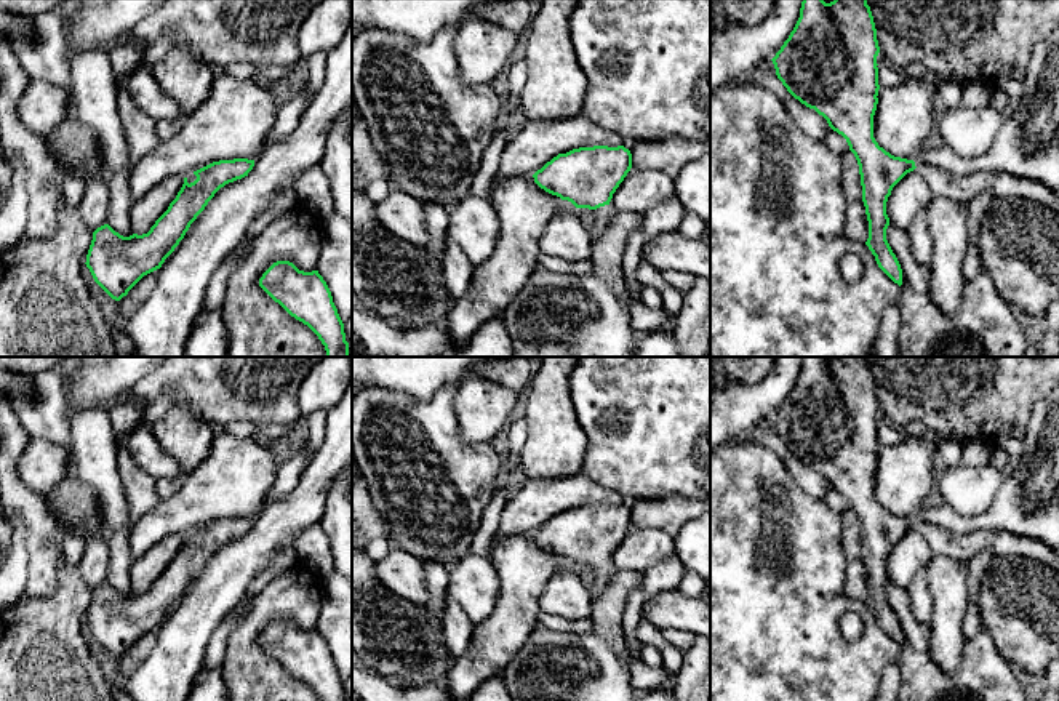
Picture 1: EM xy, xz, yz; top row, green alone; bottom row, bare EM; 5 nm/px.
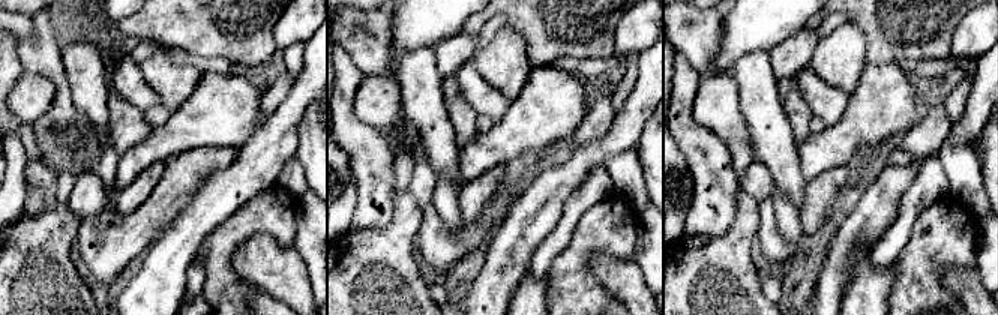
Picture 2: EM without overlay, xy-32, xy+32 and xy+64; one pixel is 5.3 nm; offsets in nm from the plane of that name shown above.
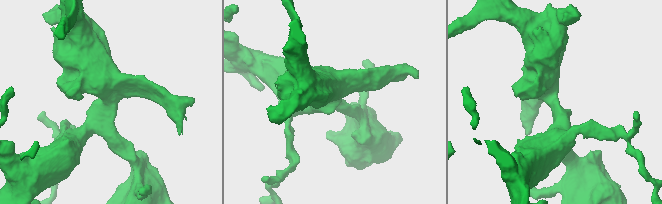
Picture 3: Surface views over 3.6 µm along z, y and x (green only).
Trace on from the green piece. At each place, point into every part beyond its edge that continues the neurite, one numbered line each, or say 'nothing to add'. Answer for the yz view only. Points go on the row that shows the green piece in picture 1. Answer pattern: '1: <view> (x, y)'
1: yz (959, 188)

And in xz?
1: xz (603, 215)

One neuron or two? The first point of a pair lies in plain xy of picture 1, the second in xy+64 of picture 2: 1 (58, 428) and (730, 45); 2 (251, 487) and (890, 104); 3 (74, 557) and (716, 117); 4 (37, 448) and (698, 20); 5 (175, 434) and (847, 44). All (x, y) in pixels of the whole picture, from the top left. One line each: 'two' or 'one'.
1: two
2: one
3: one
4: two
5: one

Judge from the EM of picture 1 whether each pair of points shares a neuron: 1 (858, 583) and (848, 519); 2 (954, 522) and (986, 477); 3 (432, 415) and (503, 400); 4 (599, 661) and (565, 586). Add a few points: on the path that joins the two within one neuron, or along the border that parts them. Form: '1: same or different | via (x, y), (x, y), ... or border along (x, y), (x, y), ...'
1: same | via (855, 567), (850, 535)
2: different | border along (995, 498), (975, 514), (959, 514), (946, 501)
3: different | border along (456, 386), (455, 418), (461, 437), (472, 444)
4: different | border along (594, 600), (591, 616)

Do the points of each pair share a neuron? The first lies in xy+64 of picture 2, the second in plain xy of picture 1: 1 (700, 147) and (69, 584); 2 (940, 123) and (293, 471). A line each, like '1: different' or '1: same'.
1: different
2: same

